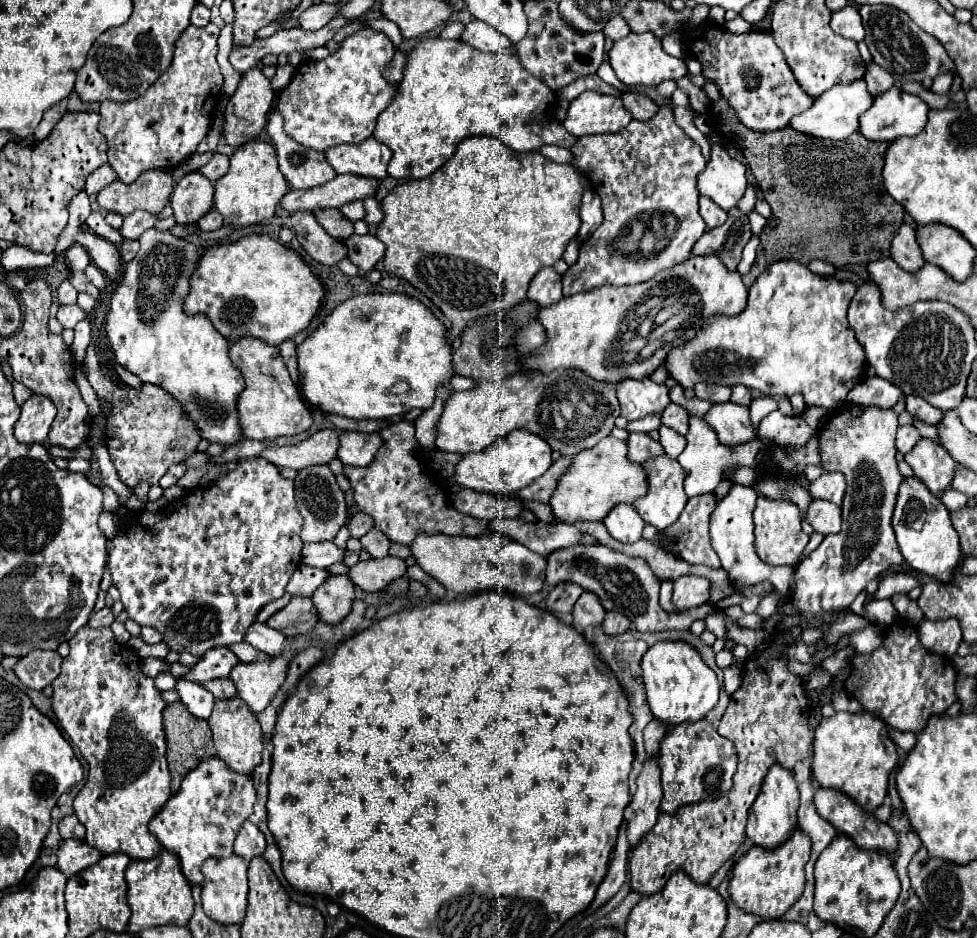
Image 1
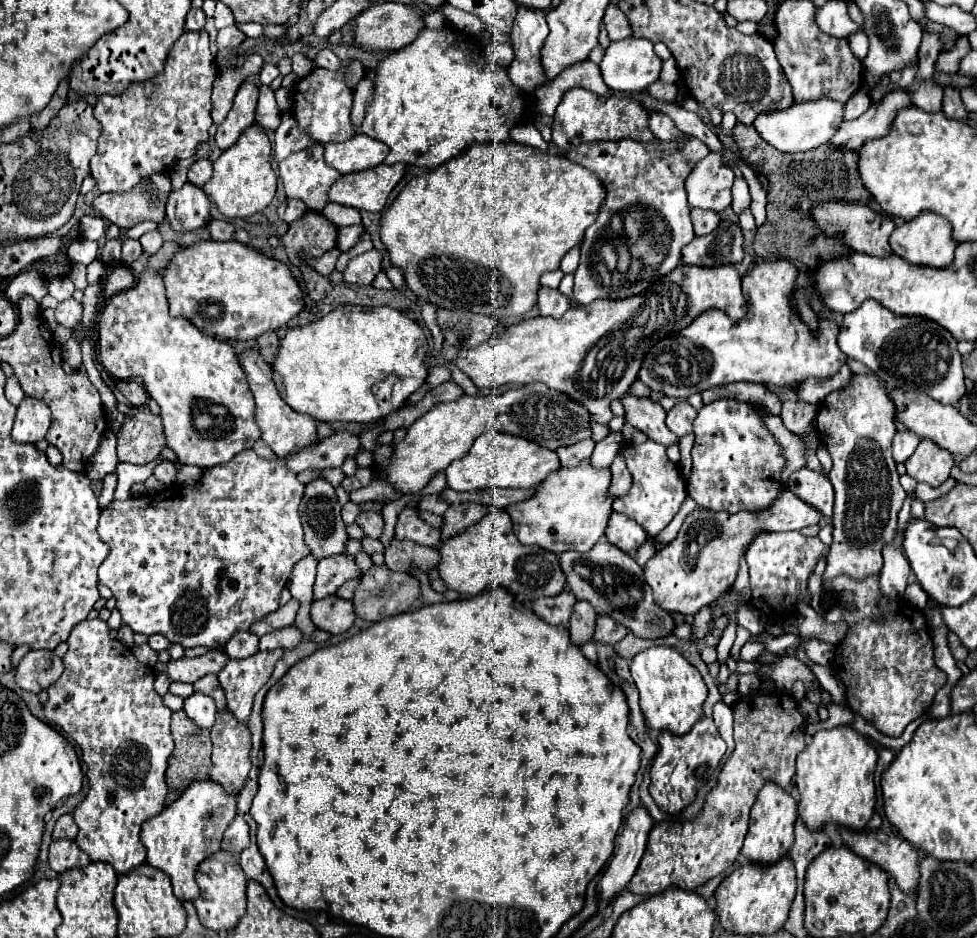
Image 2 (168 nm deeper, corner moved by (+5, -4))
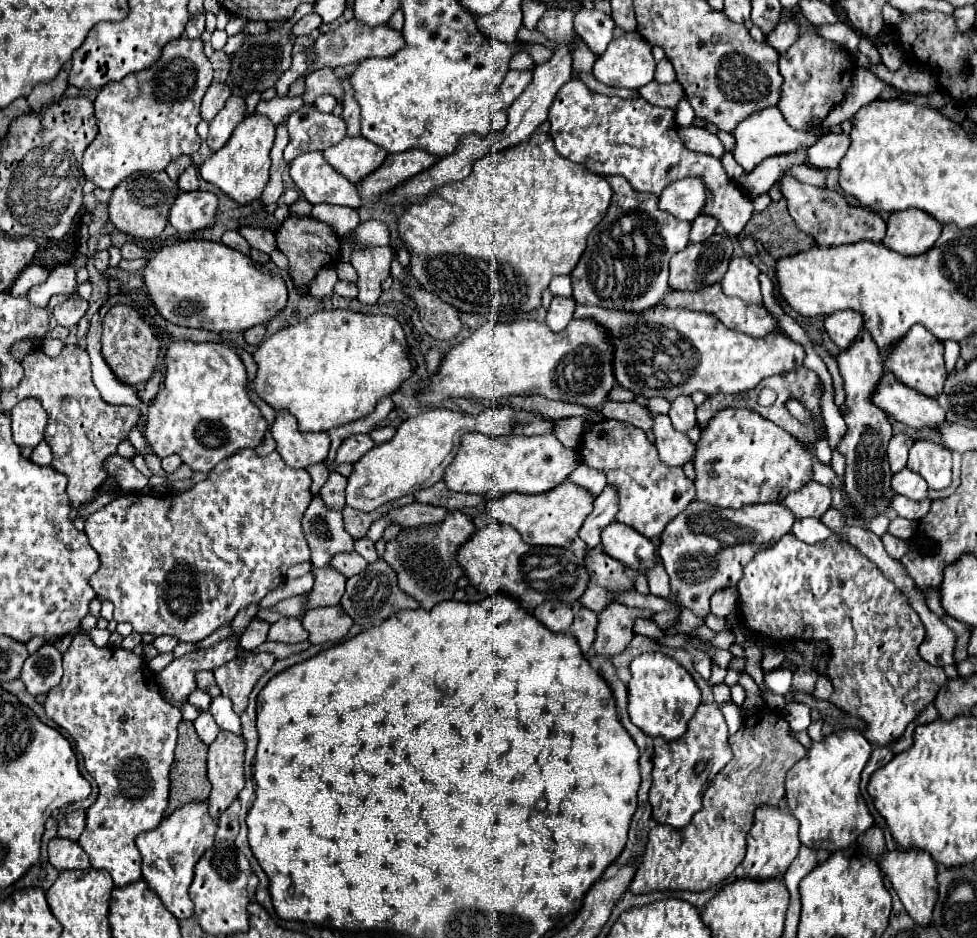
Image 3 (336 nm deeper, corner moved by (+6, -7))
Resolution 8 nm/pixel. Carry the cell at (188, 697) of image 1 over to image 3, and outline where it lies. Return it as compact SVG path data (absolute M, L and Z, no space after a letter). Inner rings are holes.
M210 709L200 711L200 715L198 715L196 721L194 721L194 727L196 727L198 737L200 737L206 745L210 745L210 743L216 739L218 731L220 731L218 725L216 725L216 721L214 721L214 717L212 717L212 713L210 713Z

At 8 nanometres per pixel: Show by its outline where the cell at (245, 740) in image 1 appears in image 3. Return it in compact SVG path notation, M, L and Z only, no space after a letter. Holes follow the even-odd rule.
M220 731L218 737L210 743L208 779L212 783L212 793L208 803L210 815L216 819L244 789L244 747L244 737L230 731Z

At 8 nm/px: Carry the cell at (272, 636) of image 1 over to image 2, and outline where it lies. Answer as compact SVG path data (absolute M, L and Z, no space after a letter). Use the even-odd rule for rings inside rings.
M295 626L279 628L275 632L269 632L267 636L259 638L259 650L275 650L275 648L295 648L303 640L303 634Z

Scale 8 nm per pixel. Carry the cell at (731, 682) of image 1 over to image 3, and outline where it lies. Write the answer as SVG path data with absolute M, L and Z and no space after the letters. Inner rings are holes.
M726 701L726 703L718 705L718 707L720 707L720 711L722 711L724 719L726 719L726 725L728 725L730 735L734 735L738 731L740 723L742 723L742 709L734 701Z

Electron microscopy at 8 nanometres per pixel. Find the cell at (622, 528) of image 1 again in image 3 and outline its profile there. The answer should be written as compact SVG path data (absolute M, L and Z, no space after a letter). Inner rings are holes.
M616 521L610 523L602 531L602 549L606 555L622 561L628 567L636 567L644 575L652 567L654 543L628 525L620 525Z

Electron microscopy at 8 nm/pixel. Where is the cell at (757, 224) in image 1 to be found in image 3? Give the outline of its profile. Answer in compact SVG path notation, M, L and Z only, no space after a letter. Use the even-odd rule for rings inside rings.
M766 107L758 113L752 113L746 121L742 121L732 131L732 135L736 137L736 147L734 147L732 155L734 155L736 163L742 165L744 173L750 173L758 163L762 163L770 155L784 155L784 153L792 153L792 151L798 151L802 147L814 145L822 137L822 121L812 121L810 129L796 131L790 125L786 125L778 107Z

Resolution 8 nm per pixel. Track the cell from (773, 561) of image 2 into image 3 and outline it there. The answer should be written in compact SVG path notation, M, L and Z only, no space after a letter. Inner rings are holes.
M792 533L782 535L780 541L760 549L746 565L744 577L738 583L738 595L742 621L756 635L768 635L776 643L786 643L790 639L828 641L830 657L826 677L834 685L834 693L828 701L844 713L864 719L868 725L864 737L872 745L890 745L898 741L908 723L934 701L938 689L948 681L942 667L930 665L918 653L918 647L926 639L926 627L918 613L870 559L844 541L830 537L808 545L798 541Z

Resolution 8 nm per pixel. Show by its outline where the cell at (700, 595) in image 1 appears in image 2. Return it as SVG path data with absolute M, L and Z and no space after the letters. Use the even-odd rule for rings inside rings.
M785 490L773 506L765 510L739 510L729 514L725 510L695 508L683 520L683 526L667 548L655 554L645 566L647 584L653 588L655 602L667 612L695 616L703 606L715 602L737 578L739 560L759 532L787 532L817 524L821 514L811 510L803 500Z

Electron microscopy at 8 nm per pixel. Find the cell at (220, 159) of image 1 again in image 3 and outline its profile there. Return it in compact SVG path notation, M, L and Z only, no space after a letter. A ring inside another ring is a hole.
M190 165L178 179L180 191L196 191L198 189L198 167Z

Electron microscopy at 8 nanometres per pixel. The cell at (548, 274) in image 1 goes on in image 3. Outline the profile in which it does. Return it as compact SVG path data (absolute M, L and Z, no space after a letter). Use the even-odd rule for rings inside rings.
M554 297L552 303L550 303L550 309L548 309L548 315L546 315L546 325L552 329L552 331L562 331L566 329L568 321L572 319L572 313L574 313L574 299L572 297Z

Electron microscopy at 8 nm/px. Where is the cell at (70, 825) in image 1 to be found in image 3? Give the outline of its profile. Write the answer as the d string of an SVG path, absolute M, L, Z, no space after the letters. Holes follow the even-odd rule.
M72 811L72 813L68 813L58 823L58 835L76 841L80 837L80 833L84 831L84 819L86 819L86 811Z

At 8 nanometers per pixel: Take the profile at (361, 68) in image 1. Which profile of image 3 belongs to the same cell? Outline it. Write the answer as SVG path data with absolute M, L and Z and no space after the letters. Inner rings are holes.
M322 95L322 97L316 99L314 105L316 105L316 109L318 109L320 113L334 113L334 107L338 105L338 101L336 101L334 95Z

